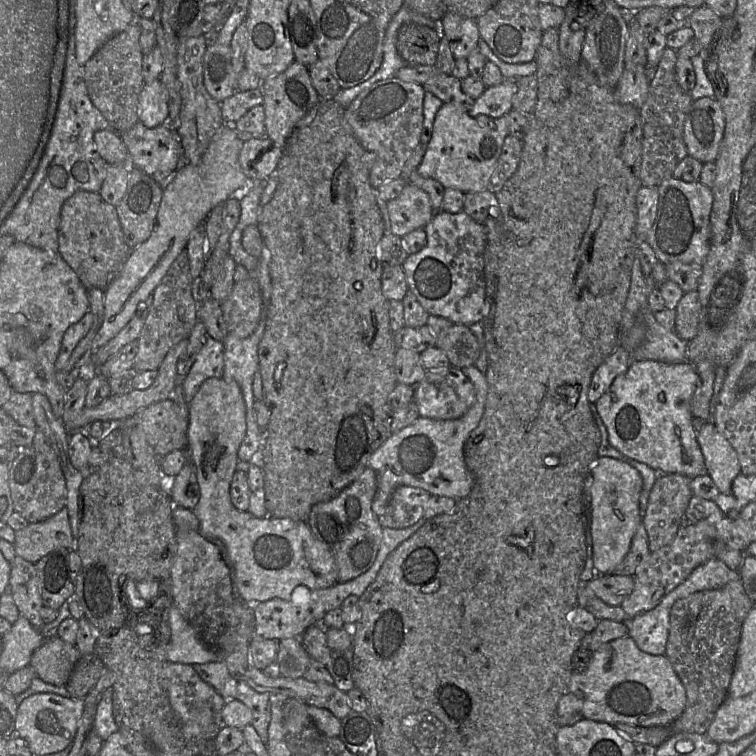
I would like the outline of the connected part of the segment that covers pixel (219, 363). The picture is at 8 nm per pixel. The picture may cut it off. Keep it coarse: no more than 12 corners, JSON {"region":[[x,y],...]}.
{"region":[[205,342],[181,380],[189,403],[207,378],[220,378],[224,343]]}

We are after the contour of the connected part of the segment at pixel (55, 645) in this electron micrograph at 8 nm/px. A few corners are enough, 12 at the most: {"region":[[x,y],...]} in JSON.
{"region":[[48,634],[29,666],[42,681],[65,686],[80,656]]}

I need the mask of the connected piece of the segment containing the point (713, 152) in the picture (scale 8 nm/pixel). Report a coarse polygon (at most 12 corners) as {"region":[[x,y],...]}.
{"region":[[713,97],[695,99],[683,139],[688,154],[715,162],[725,130]]}

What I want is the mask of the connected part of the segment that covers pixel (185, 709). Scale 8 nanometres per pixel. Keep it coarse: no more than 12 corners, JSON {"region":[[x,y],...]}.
{"region":[[166,662],[161,685],[184,732],[214,740],[226,699],[189,664]]}

